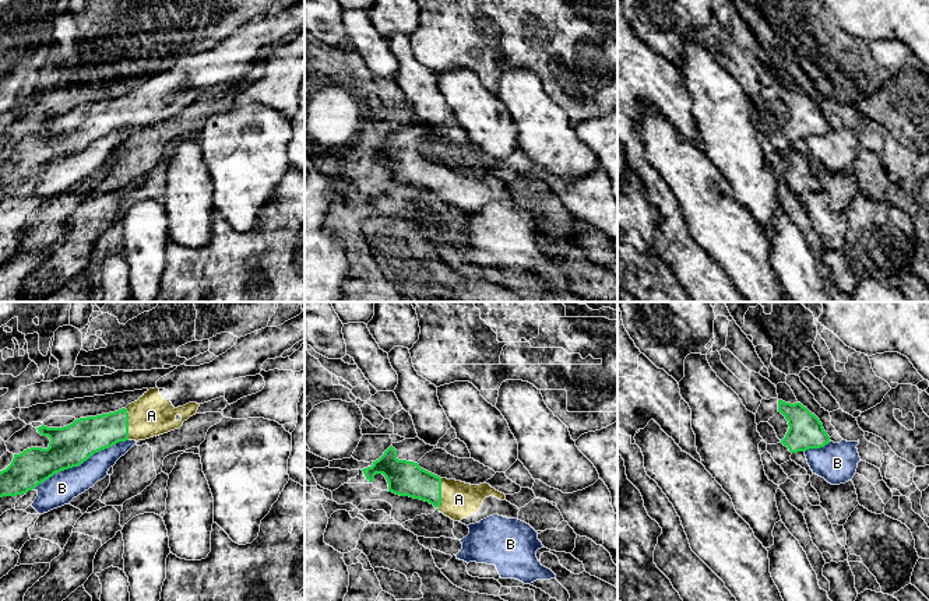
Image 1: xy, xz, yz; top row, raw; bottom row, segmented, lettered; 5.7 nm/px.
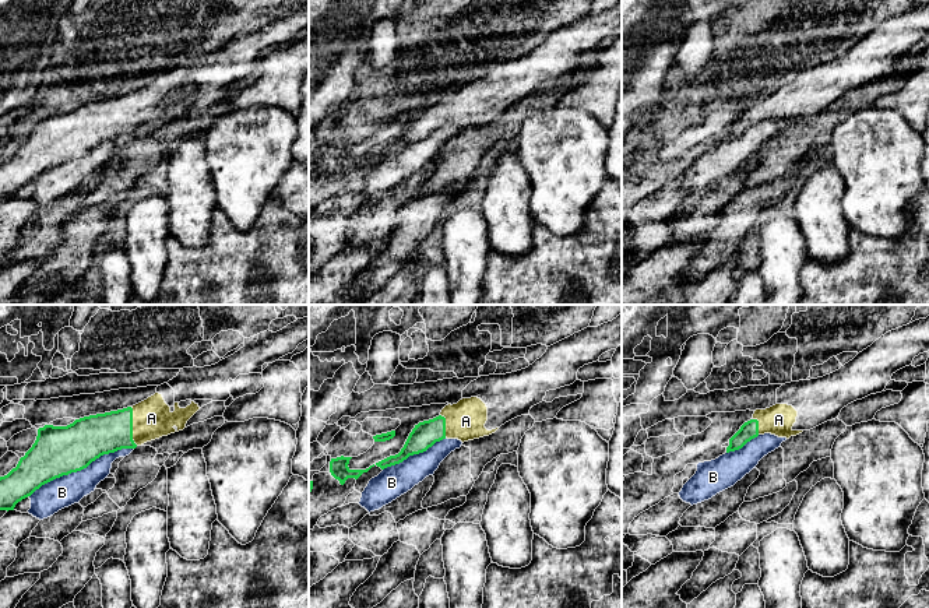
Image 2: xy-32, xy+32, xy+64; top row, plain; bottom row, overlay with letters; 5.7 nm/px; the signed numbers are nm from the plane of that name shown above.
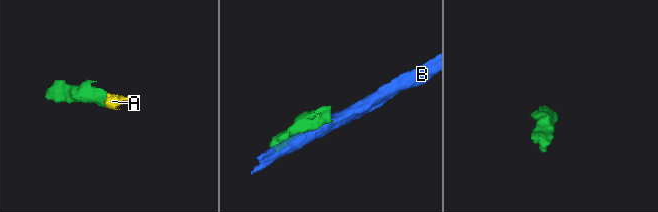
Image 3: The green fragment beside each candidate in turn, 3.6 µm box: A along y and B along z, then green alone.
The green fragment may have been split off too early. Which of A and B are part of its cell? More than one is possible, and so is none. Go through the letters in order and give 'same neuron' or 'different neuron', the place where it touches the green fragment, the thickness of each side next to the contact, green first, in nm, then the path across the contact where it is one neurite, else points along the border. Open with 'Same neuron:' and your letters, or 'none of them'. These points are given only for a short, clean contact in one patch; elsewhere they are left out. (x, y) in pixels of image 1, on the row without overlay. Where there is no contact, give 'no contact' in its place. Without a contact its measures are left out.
Same neuron: A
A: same neuron; contact xz (440, 180); calibres 200 and 200 nm
B: different neuron; contact xy (80, 151); calibres 240 and 180 nm

